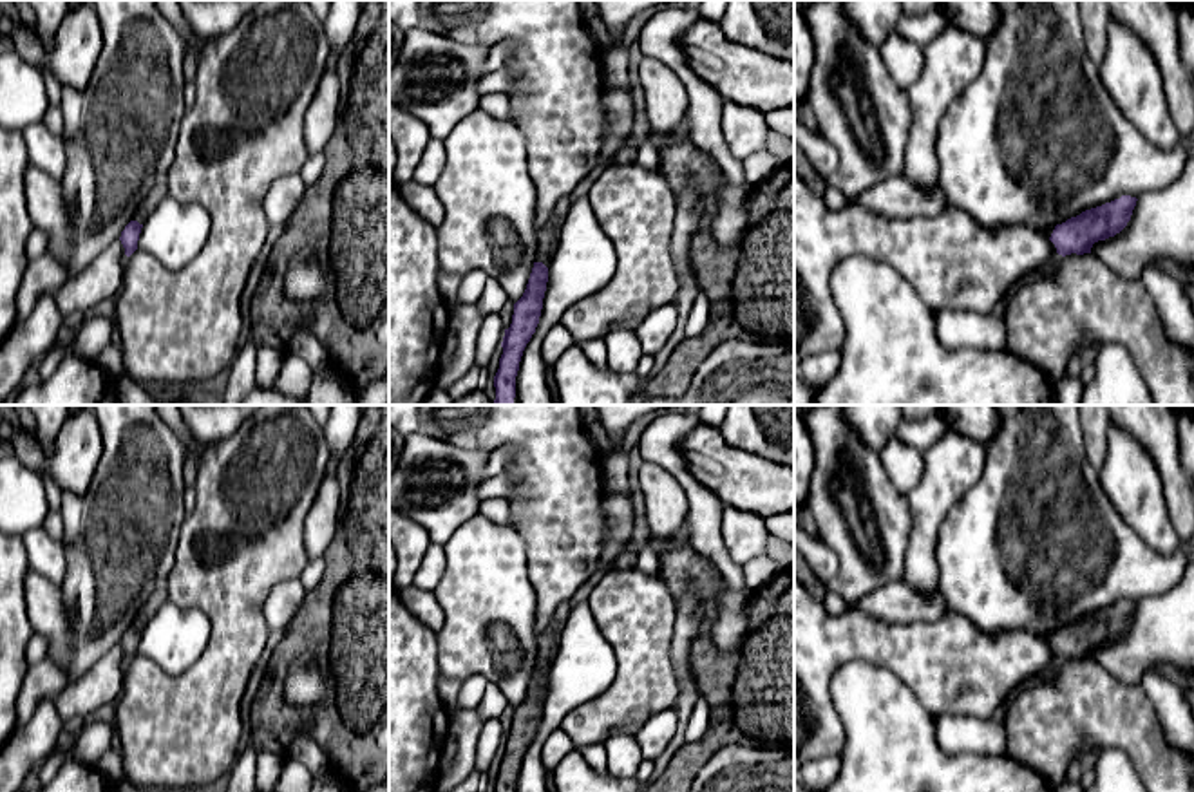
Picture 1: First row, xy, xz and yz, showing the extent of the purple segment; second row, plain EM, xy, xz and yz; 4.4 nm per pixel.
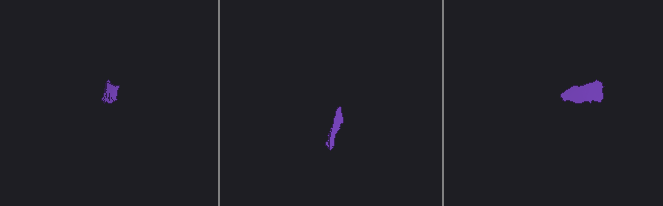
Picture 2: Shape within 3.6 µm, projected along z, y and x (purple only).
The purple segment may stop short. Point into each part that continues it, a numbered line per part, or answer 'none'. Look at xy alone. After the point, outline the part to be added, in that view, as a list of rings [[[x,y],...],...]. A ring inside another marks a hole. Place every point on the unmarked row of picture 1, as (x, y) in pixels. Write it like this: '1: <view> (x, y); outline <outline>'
1: xy (160, 595); outline [[[161,579],[157,580],[154,593],[147,599],[147,602],[139,609],[132,626],[143,629],[165,602],[168,602],[168,588],[166,588],[166,579]]]

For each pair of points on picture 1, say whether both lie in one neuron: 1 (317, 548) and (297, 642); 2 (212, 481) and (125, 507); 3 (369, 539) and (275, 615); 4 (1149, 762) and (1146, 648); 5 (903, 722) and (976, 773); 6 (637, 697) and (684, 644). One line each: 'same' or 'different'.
1: different
2: different
3: different
4: different
5: same
6: different

